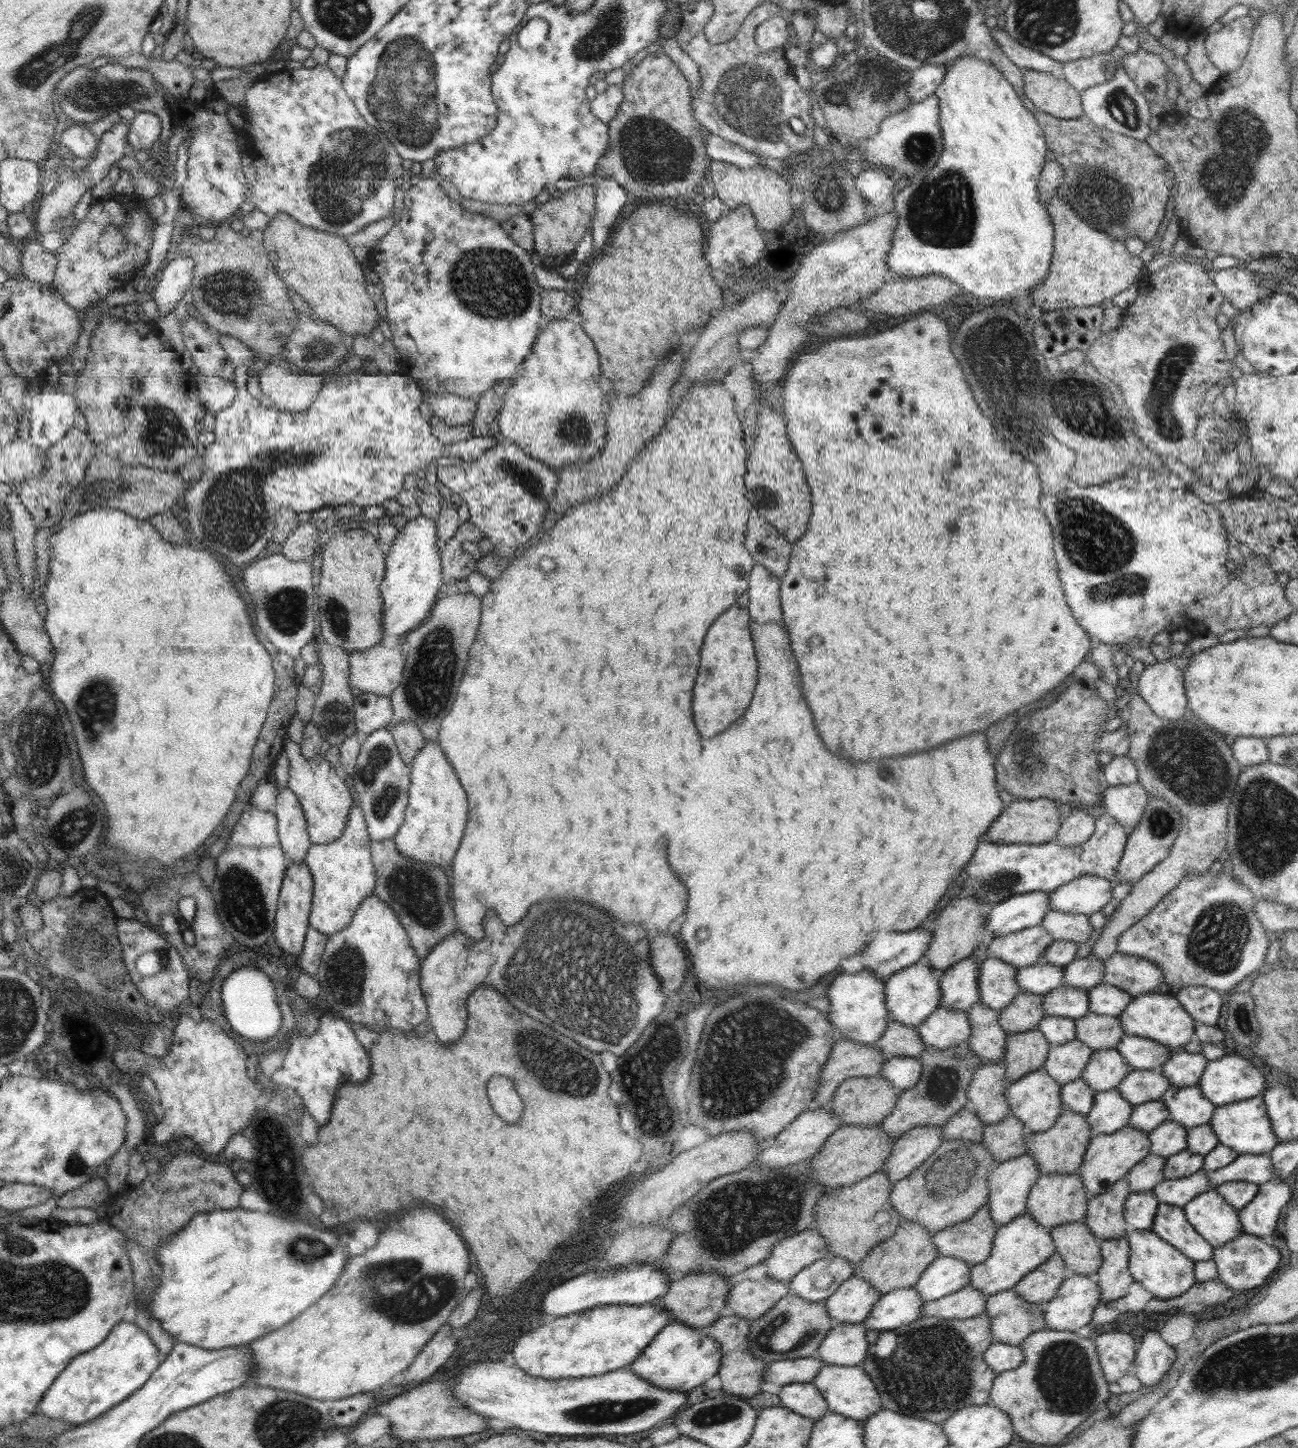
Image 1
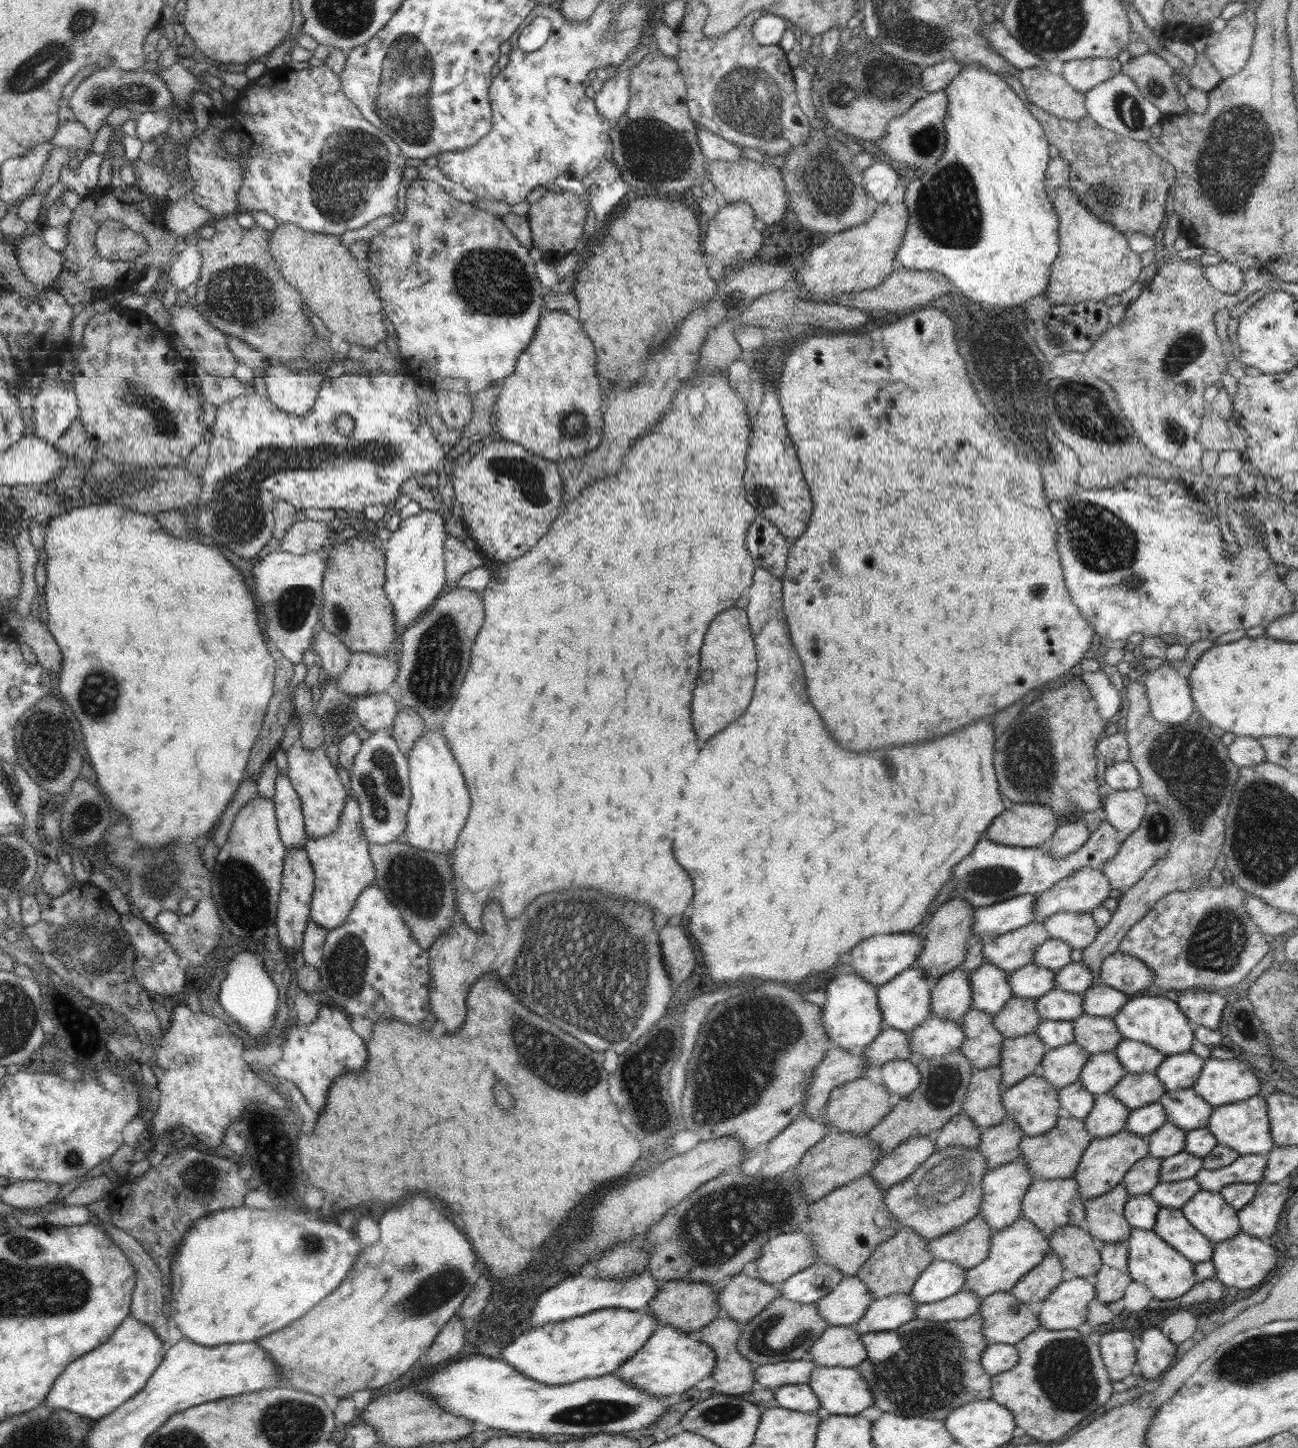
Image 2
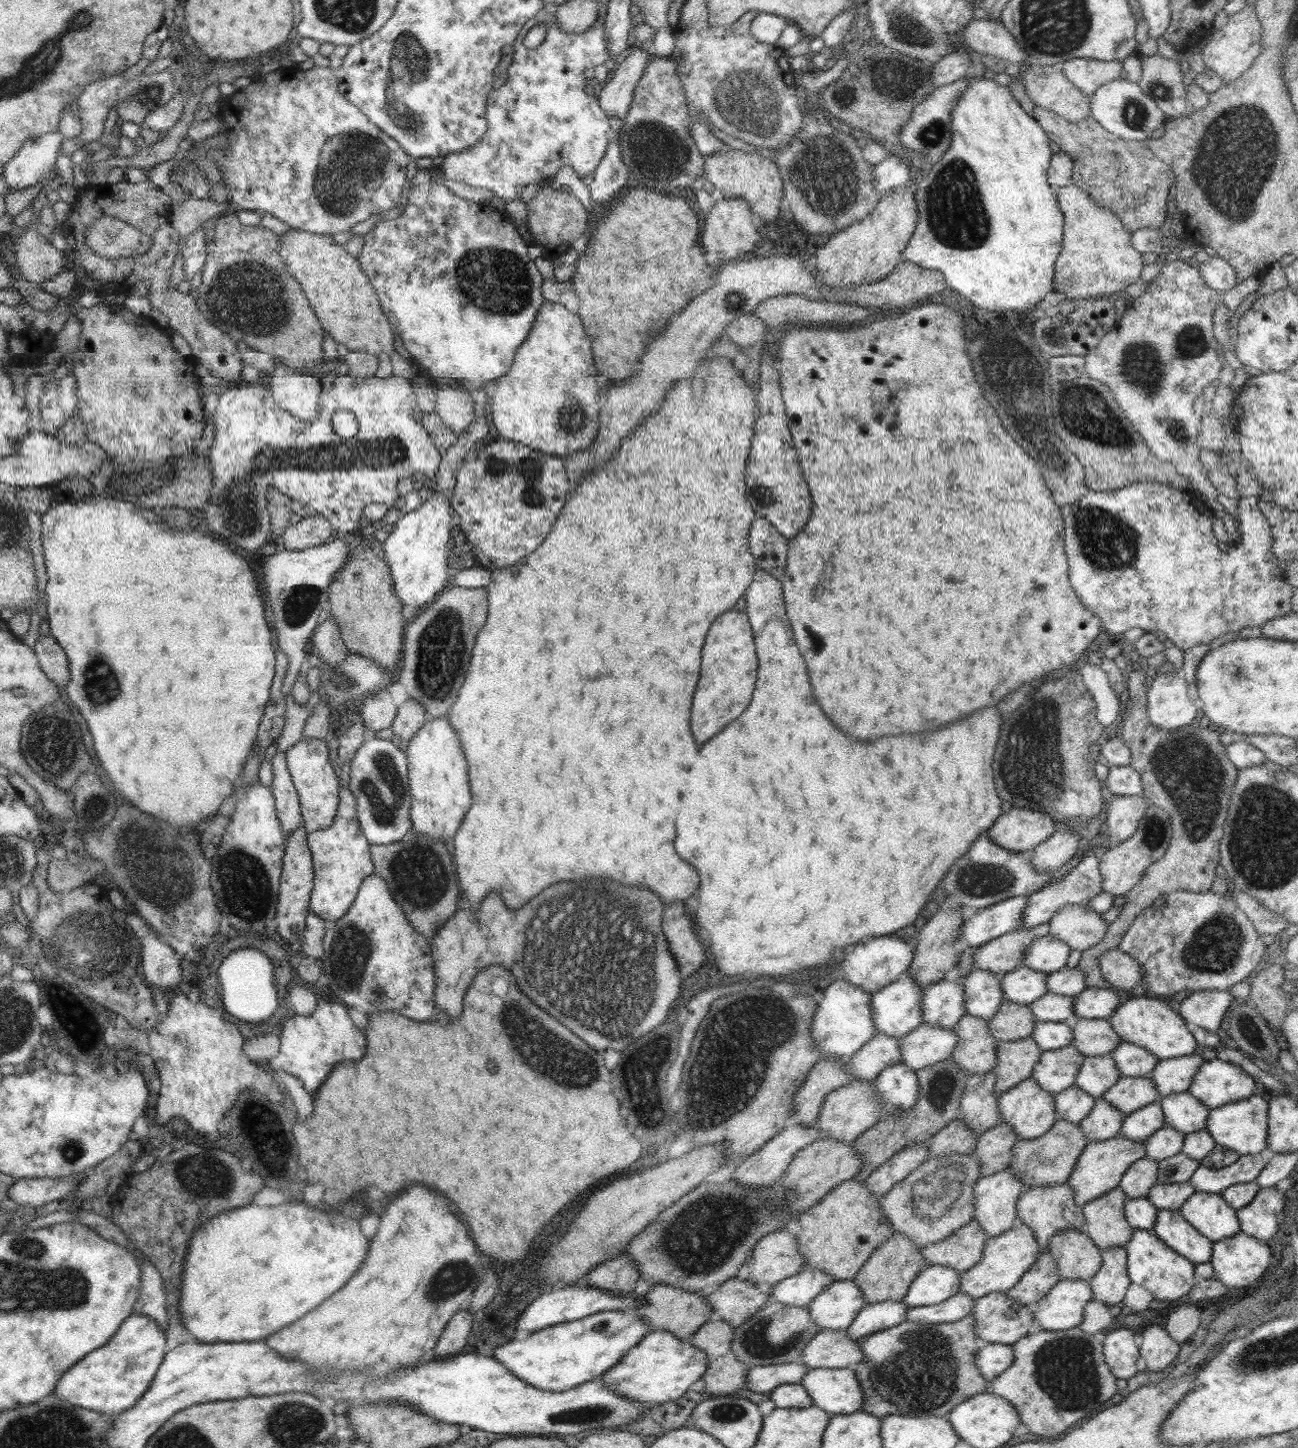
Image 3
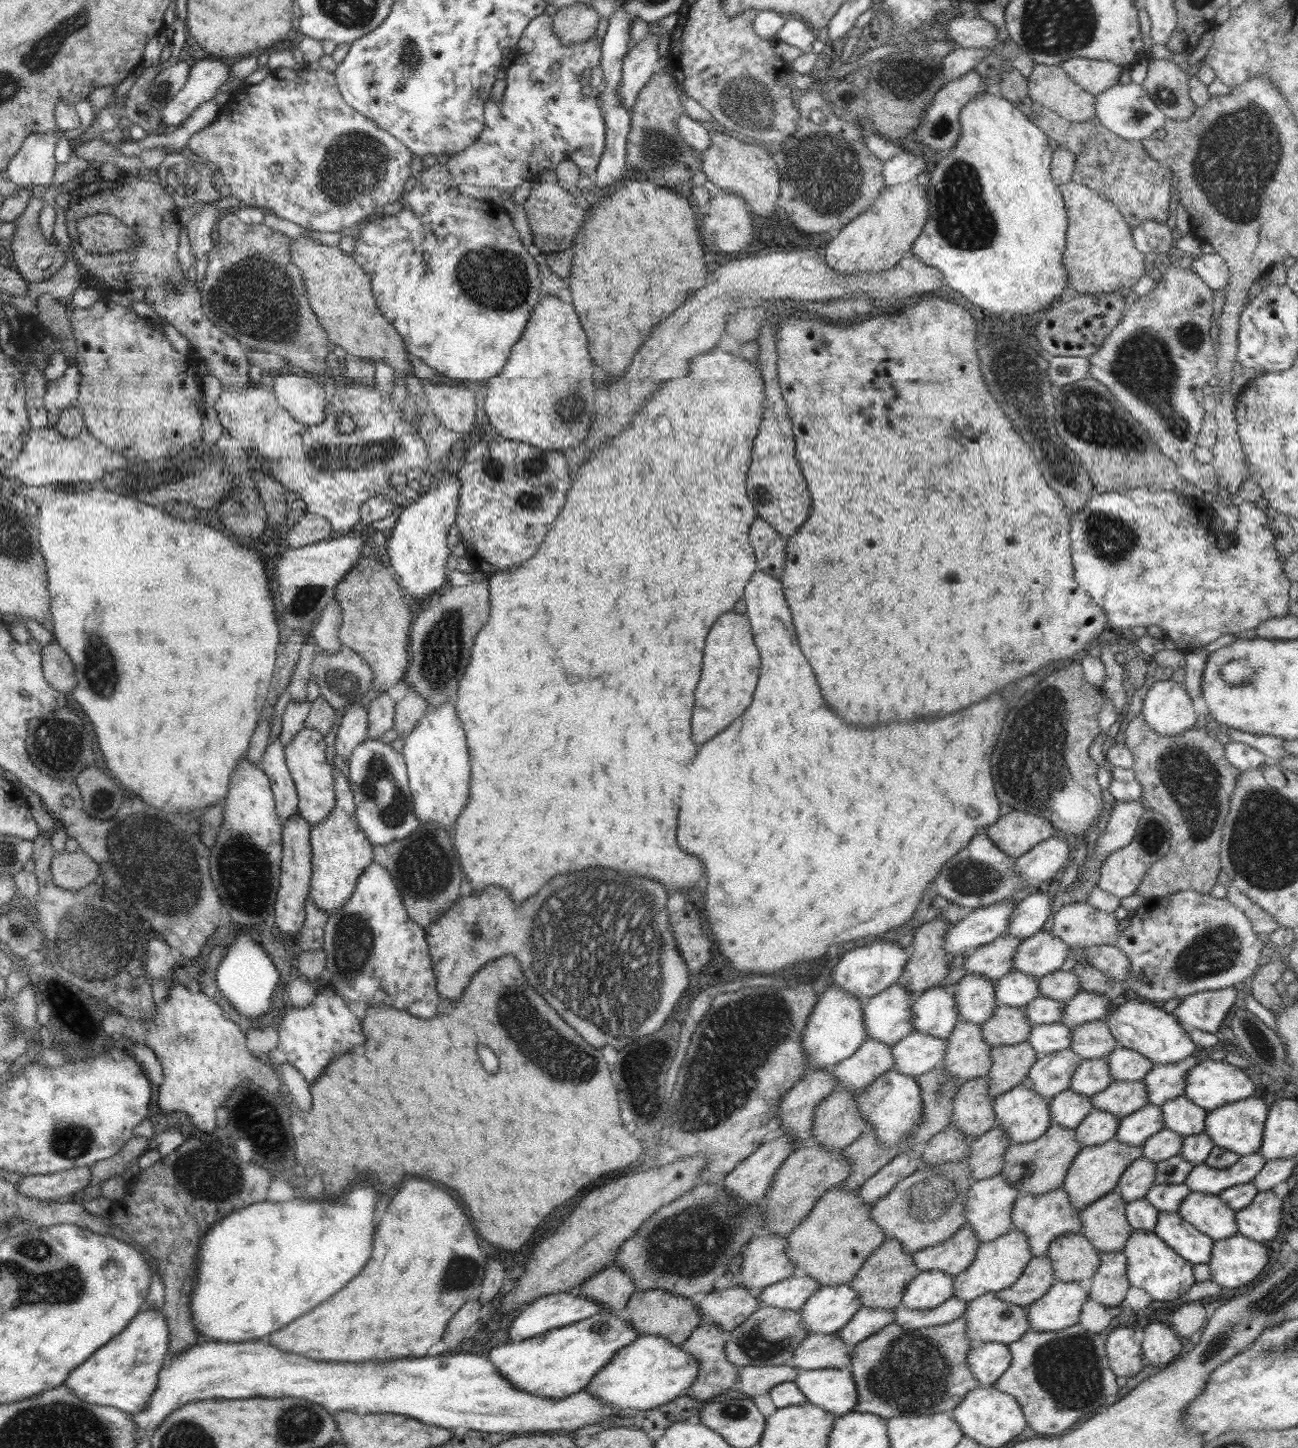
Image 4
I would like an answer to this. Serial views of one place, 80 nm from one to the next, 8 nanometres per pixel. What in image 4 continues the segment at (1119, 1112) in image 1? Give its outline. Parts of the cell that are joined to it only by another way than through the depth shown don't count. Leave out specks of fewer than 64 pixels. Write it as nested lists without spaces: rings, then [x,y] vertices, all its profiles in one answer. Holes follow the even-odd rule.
[[[1093,1108],[1075,1128],[1075,1137],[1081,1148],[1102,1144],[1115,1138],[1118,1125],[1117,1116],[1111,1112]]]

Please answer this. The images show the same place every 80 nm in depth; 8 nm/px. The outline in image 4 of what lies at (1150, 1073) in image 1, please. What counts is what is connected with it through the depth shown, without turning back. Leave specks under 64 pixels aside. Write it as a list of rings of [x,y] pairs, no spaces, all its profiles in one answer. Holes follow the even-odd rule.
[[[1113,1080],[1102,1092],[1091,1096],[1094,1109],[1111,1112],[1118,1119],[1149,1104],[1146,1083]]]

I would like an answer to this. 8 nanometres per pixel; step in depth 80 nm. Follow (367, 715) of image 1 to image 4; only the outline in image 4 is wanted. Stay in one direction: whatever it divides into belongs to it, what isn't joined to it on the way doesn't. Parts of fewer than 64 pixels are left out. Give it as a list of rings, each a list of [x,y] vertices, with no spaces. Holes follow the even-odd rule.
[[[379,692],[378,696],[367,706],[368,738],[378,739],[394,728],[395,701],[386,692]]]

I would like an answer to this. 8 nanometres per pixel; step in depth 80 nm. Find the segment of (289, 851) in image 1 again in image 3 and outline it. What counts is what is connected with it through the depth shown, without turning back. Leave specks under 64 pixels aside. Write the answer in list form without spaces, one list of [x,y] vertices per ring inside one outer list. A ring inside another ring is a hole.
[[[278,750],[272,757],[273,781],[271,791],[275,798],[275,809],[285,836],[303,824],[301,804],[286,764],[285,751]]]

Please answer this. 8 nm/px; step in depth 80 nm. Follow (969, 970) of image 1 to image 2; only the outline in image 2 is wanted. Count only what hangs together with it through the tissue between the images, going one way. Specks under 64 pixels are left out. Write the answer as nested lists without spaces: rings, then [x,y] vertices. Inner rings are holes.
[[[961,966],[932,982],[930,990],[932,1015],[954,1023],[961,1022],[972,1005],[969,973]]]

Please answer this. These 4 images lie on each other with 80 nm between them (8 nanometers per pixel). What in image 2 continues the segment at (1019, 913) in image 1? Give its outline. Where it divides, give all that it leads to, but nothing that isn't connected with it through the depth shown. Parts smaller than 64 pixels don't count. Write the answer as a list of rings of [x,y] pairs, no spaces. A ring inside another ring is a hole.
[[[1035,895],[1013,896],[1004,902],[978,907],[973,913],[972,938],[996,937],[1031,924],[1035,918]]]

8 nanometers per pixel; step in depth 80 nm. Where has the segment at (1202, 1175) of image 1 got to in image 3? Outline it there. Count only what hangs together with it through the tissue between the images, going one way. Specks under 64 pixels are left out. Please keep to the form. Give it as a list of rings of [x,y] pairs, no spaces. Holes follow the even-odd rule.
[[[1190,1181],[1174,1184],[1156,1183],[1146,1198],[1159,1210],[1179,1211],[1197,1190]]]

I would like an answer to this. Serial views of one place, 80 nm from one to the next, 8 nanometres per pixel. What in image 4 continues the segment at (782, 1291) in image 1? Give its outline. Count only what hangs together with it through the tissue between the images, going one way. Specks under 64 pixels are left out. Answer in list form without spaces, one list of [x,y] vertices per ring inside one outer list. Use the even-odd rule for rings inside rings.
[[[739,1284],[719,1292],[710,1291],[697,1306],[703,1316],[702,1324],[712,1322],[728,1332],[748,1320],[761,1304],[756,1295]]]

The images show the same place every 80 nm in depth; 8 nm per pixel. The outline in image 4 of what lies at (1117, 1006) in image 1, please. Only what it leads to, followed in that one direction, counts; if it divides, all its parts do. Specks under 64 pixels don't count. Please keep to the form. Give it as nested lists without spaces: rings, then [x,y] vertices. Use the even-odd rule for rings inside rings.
[[[1079,991],[1070,1001],[1063,1004],[1064,1019],[1079,1025],[1093,1020],[1105,1020],[1111,1000],[1096,992]]]

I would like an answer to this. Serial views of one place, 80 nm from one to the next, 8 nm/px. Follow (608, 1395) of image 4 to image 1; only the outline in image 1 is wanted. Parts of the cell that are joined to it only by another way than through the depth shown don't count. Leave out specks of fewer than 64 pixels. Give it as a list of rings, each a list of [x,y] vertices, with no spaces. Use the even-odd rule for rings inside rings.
[[[671,1321],[660,1329],[629,1368],[647,1383],[669,1391],[688,1392],[718,1374],[721,1355],[719,1344],[711,1336],[681,1322]]]

